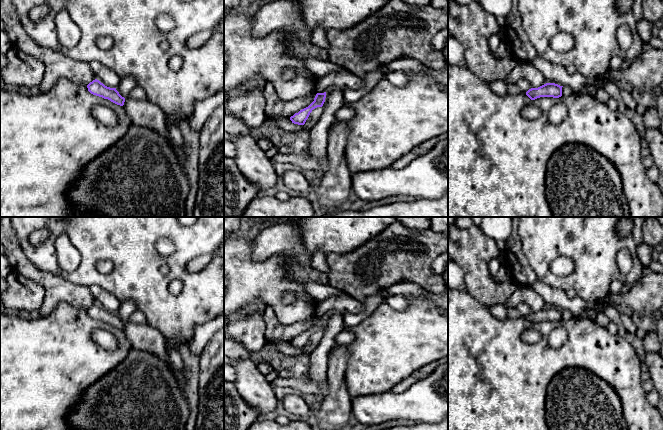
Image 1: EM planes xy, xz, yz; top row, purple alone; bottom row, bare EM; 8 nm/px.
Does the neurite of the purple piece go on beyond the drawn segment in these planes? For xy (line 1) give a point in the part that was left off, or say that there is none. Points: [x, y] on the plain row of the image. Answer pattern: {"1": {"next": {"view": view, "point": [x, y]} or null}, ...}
{"1": {"next": null}}

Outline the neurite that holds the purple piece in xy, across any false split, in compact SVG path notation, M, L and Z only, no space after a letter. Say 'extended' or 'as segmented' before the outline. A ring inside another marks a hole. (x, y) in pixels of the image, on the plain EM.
as segmented; M95 303L87 309L88 315L96 320L108 323L111 326L123 330L125 322L122 321L116 312L110 312L105 310L99 304Z

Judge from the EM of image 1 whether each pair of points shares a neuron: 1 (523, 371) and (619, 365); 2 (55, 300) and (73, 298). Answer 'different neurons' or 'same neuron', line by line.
1: same neuron
2: same neuron

